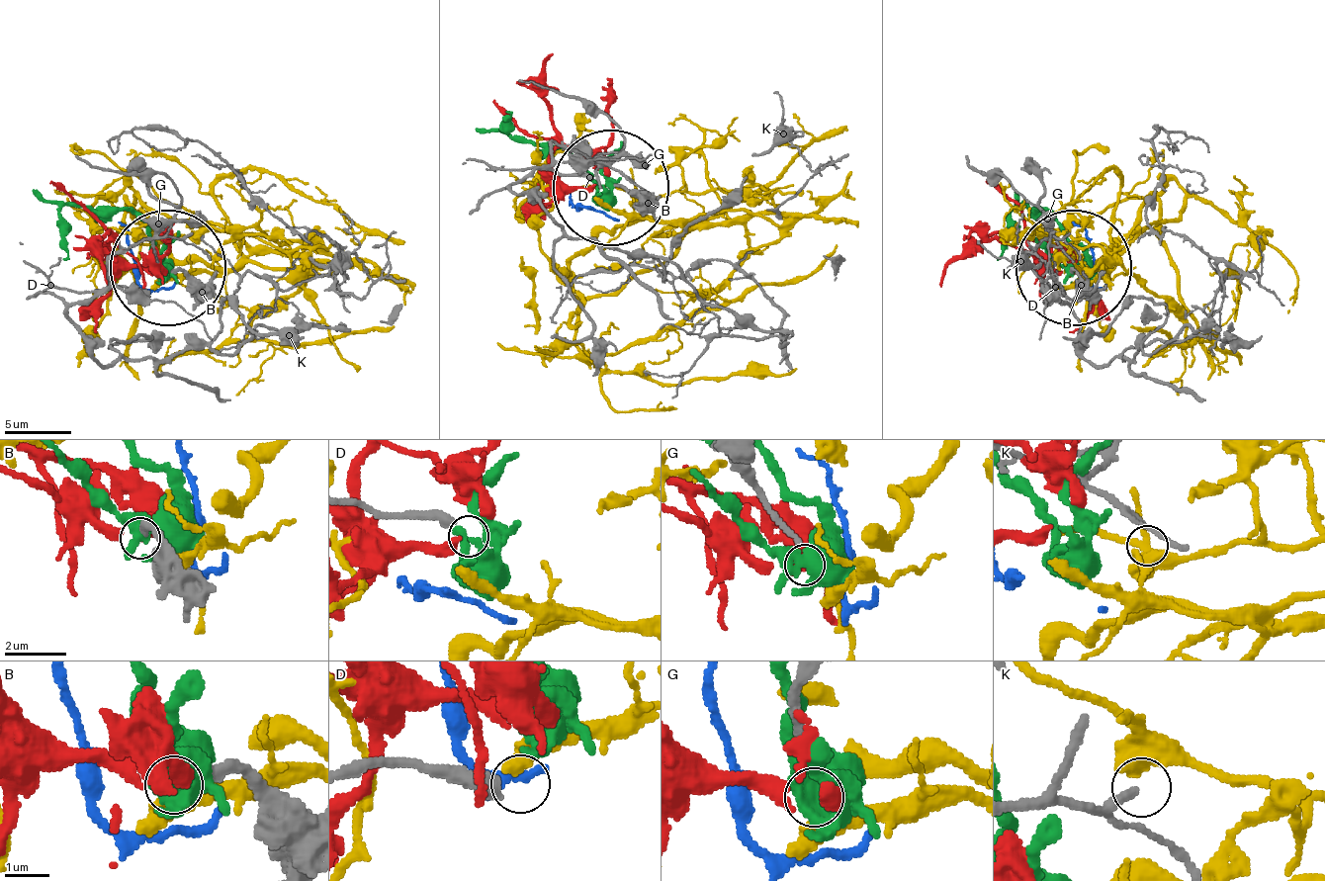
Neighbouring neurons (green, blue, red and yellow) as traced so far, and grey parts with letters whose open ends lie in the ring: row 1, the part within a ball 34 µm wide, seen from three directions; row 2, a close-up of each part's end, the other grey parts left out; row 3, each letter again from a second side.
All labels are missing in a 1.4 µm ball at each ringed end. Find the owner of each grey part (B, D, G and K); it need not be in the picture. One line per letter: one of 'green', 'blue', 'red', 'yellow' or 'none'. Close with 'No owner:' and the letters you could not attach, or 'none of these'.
B: red
D: none
G: none
K: none
No owner: D, G, K

